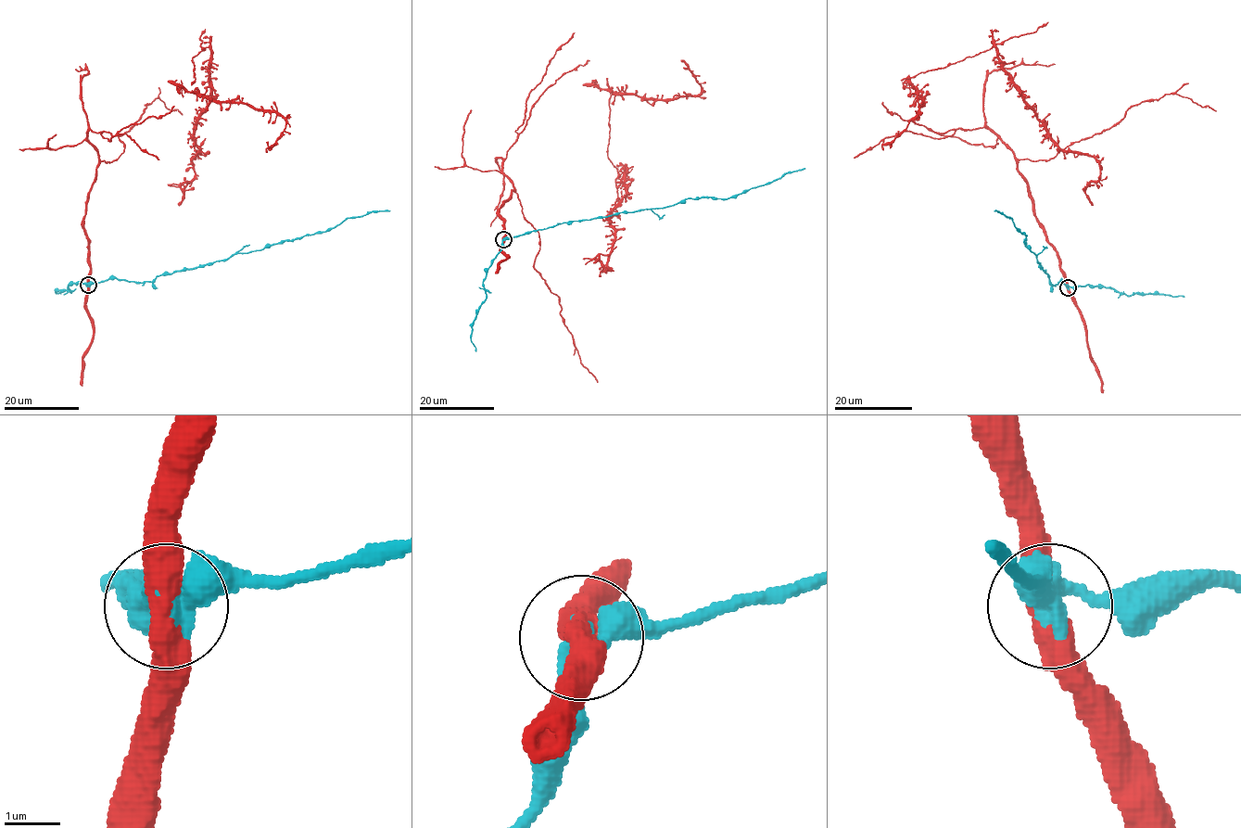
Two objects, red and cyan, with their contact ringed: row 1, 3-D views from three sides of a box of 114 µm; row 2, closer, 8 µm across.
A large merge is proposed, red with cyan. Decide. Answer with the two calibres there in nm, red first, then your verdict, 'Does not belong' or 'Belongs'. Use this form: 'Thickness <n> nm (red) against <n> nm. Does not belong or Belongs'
Thickness 480 nm (red) against 380 nm. Does not belong

